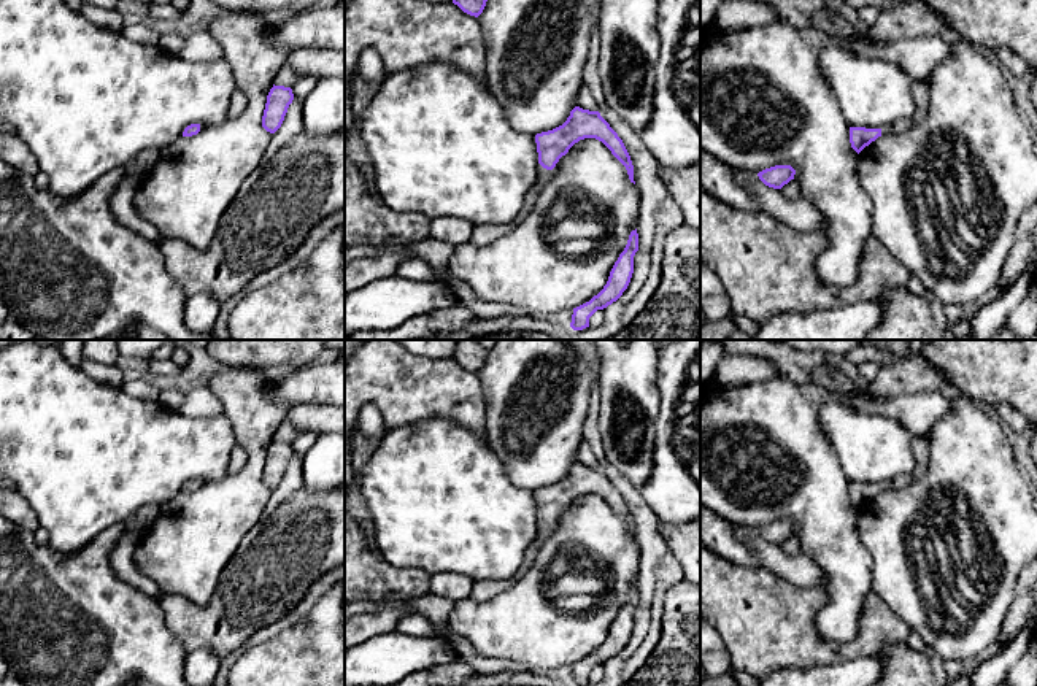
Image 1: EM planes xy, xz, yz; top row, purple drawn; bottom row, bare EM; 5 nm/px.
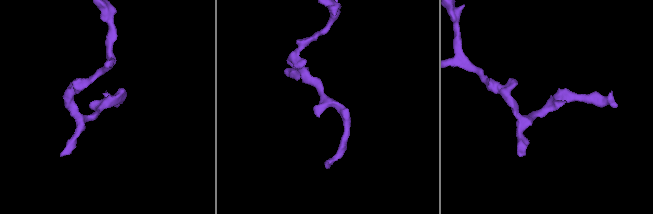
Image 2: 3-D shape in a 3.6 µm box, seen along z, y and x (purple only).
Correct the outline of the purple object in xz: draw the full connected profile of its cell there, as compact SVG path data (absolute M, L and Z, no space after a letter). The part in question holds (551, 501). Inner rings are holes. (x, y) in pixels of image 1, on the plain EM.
M575 462L562 481L535 491L540 519L538 534L535 541L527 548L524 562L518 572L507 580L483 580L473 583L470 597L476 602L486 602L511 589L530 568L538 546L556 530L556 519L559 514L565 511L575 499L584 494L596 494L602 497L626 522L630 538L635 540L630 511L618 489L610 483L599 467L589 467Z

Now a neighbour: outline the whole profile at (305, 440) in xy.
M316 430L300 432L299 437L292 443L294 454L303 457L316 443L318 437L319 437L319 432Z

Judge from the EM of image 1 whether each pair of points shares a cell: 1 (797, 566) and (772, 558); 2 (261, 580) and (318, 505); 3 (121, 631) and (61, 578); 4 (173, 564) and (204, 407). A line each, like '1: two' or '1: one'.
1: one
2: one
3: one
4: two

